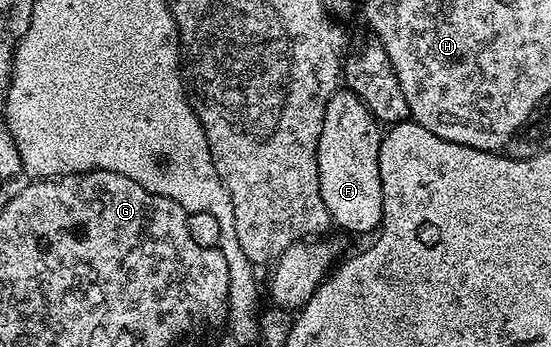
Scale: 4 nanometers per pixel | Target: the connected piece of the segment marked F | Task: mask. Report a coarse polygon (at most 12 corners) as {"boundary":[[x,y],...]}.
{"boundary":[[337,88],[318,139],[322,203],[379,230],[381,122]]}

